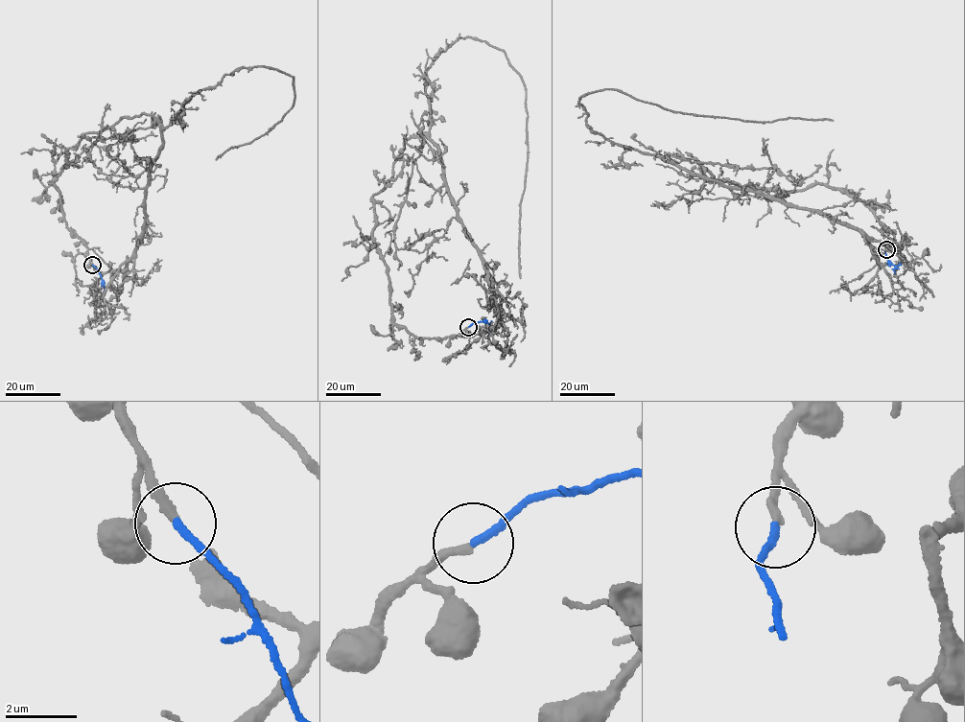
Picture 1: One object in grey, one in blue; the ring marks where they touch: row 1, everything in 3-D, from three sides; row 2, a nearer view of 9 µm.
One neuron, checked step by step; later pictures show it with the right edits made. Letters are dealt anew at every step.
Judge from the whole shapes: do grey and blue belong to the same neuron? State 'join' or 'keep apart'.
join

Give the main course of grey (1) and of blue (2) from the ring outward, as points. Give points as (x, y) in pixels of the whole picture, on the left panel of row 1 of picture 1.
1: (92, 265), (93, 249), (126, 268), (162, 131), (182, 104), (241, 68), (293, 77), (282, 120), (216, 160)
2: (92, 265), (105, 288), (102, 294)

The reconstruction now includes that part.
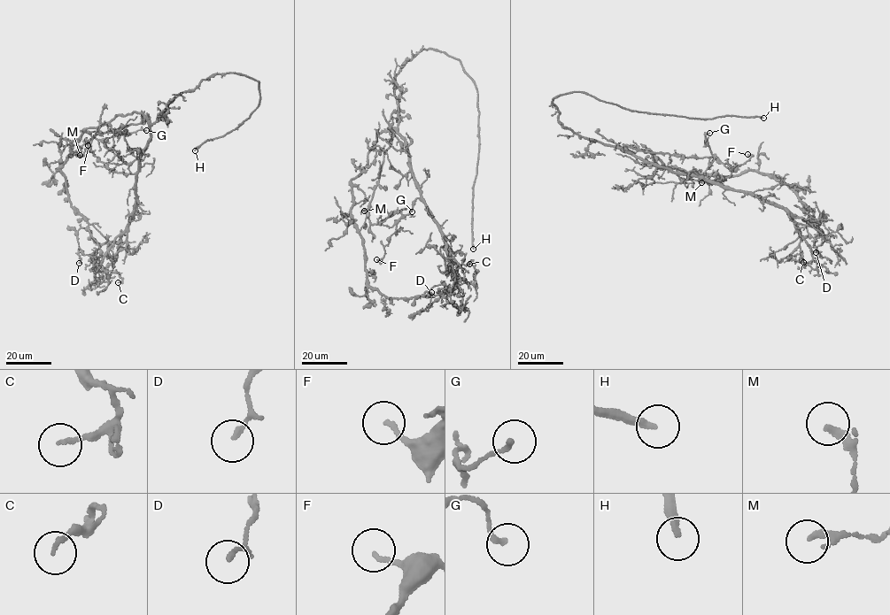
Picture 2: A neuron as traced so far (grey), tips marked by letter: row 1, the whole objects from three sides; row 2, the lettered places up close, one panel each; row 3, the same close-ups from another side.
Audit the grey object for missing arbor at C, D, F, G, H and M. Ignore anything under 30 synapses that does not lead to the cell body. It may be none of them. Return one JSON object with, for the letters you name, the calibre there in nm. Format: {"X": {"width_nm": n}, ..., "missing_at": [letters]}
{"H": {"width_nm": 240}, "missing_at": ["H"]}

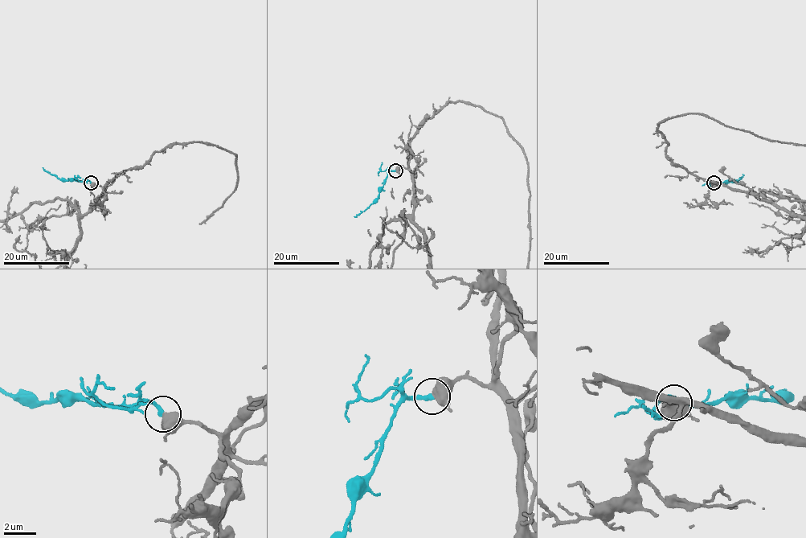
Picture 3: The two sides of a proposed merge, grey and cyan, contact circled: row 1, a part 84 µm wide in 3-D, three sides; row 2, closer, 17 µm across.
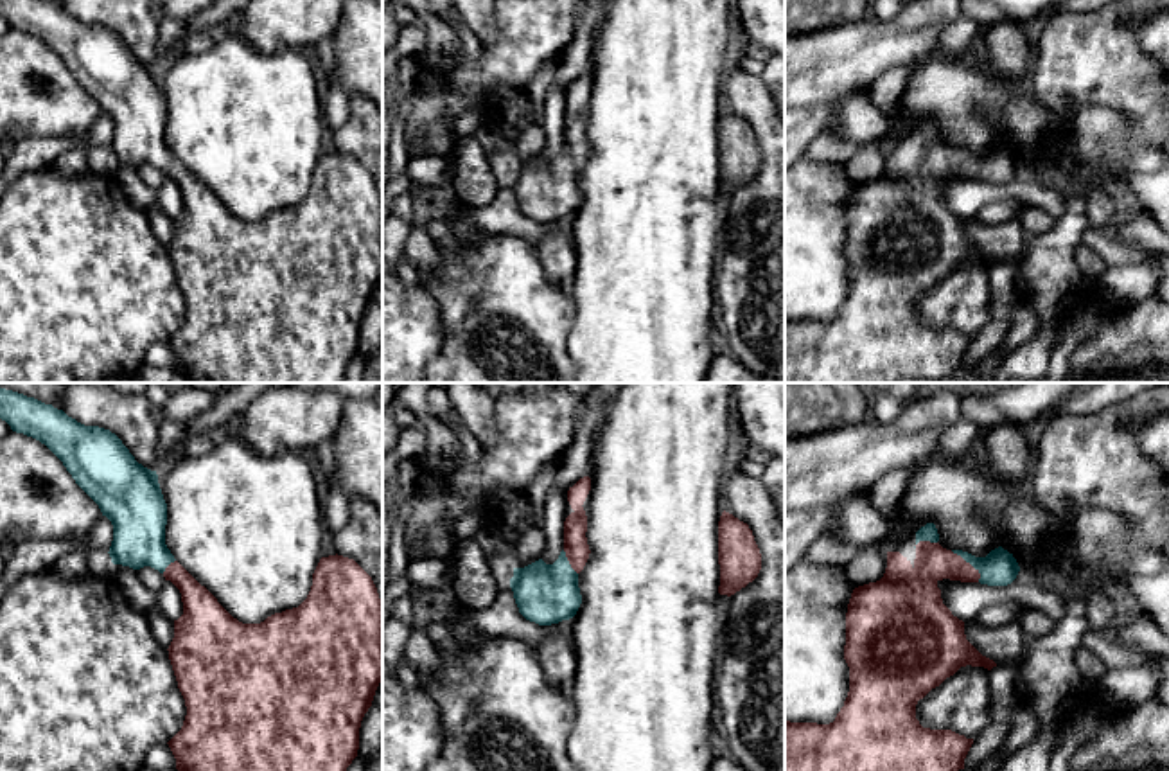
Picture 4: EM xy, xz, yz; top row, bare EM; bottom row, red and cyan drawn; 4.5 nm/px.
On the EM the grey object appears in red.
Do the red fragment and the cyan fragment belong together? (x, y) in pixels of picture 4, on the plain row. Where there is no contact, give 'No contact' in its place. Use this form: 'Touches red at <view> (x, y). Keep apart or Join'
Touches red at yz (968, 160). Join

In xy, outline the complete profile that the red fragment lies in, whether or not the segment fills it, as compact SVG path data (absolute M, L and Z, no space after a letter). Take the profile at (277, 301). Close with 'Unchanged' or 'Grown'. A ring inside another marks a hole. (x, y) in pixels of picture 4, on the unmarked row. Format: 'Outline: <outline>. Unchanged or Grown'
Outline: M0 0L0 16L13 29L45 41L75 81L99 102L113 122L113 162L140 167L151 164L181 191L183 212L174 217L169 257L185 297L181 327L167 340L176 367L189 383L345 383L347 365L357 354L359 325L382 279L382 198L372 174L343 153L321 155L307 196L260 221L242 221L201 183L165 142L167 101L158 72L138 61L110 27L84 23L45 0Z. Grown

